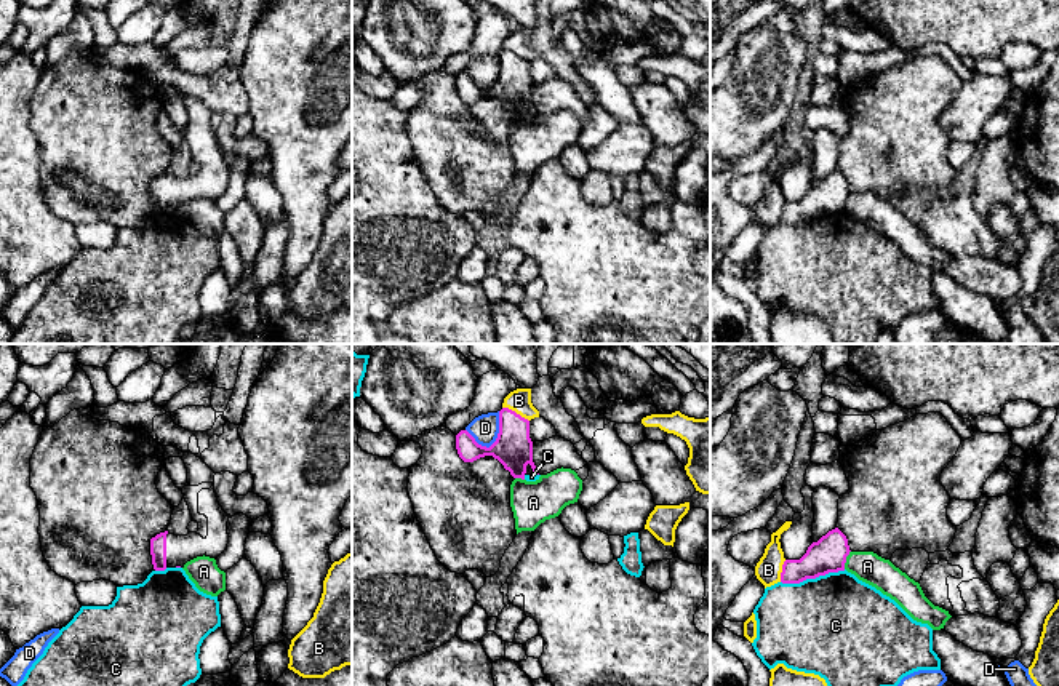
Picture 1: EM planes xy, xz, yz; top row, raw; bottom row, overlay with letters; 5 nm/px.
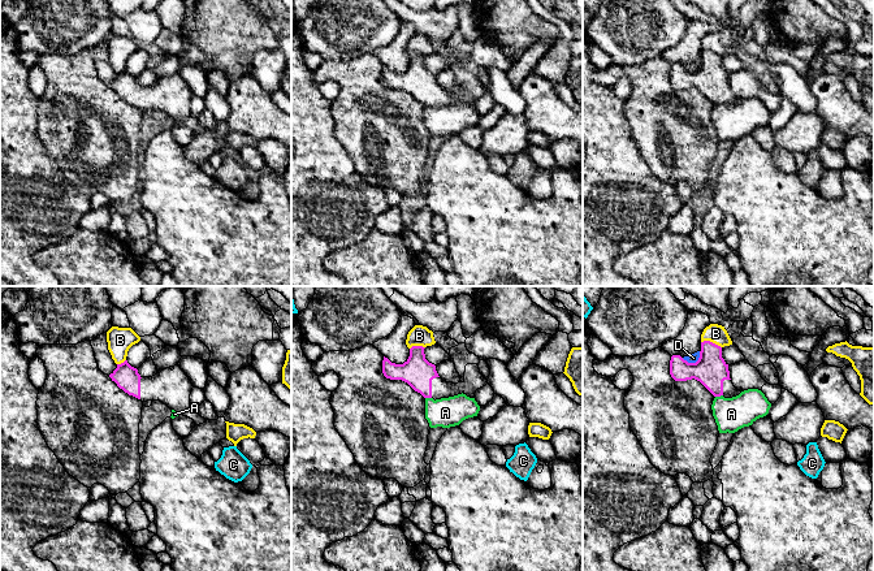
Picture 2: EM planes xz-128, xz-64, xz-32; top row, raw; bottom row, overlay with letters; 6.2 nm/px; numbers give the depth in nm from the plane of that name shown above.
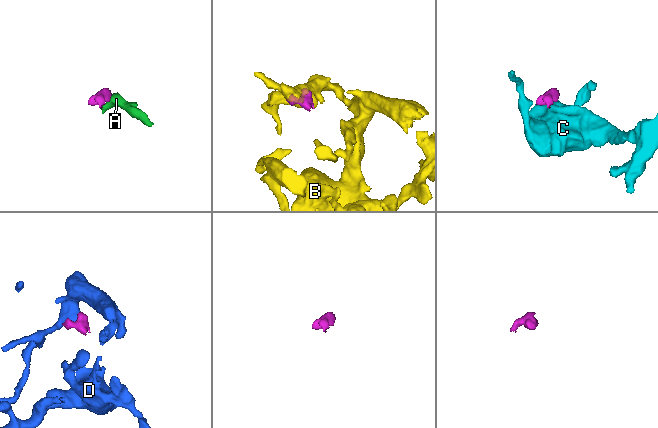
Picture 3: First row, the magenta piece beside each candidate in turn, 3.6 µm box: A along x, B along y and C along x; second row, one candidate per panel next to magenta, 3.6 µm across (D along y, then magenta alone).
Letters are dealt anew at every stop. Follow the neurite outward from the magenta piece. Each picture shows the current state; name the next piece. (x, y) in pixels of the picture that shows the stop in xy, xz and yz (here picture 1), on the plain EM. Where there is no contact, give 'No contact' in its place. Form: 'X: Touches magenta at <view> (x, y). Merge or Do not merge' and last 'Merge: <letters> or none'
A: Touches magenta at yz (845, 202). Do not merge
B: Touches magenta at xz (514, 53). Do not merge
C: Touches magenta at yz (813, 219). Do not merge
D: Touches magenta at xz (498, 75). Do not merge
Merge: none

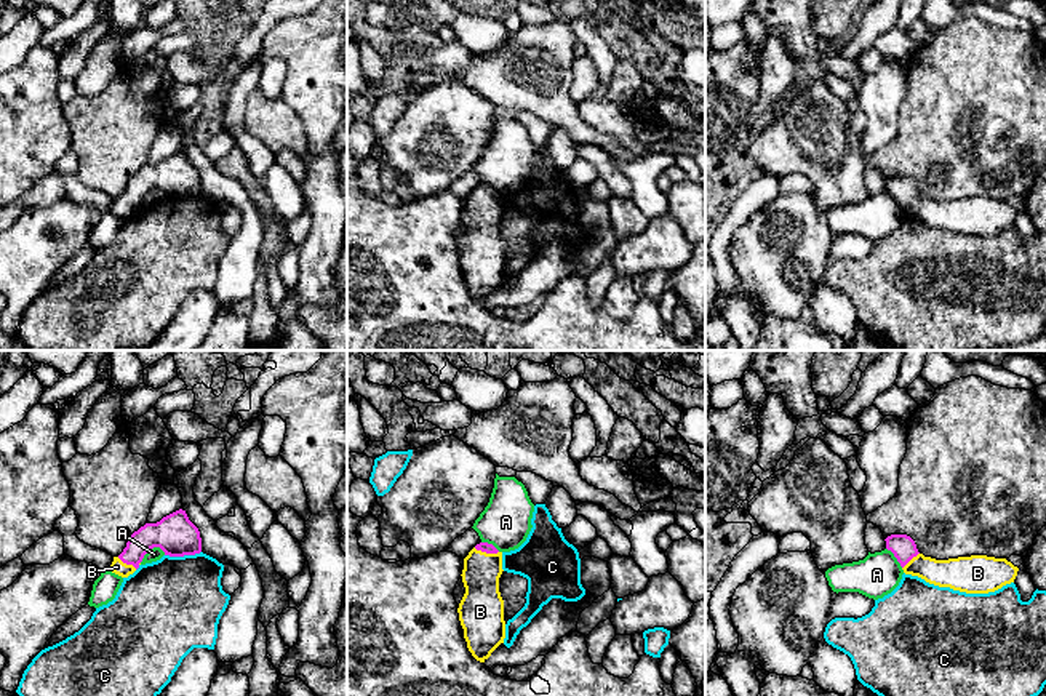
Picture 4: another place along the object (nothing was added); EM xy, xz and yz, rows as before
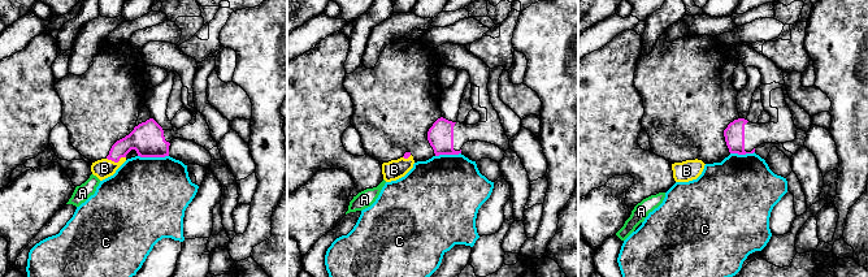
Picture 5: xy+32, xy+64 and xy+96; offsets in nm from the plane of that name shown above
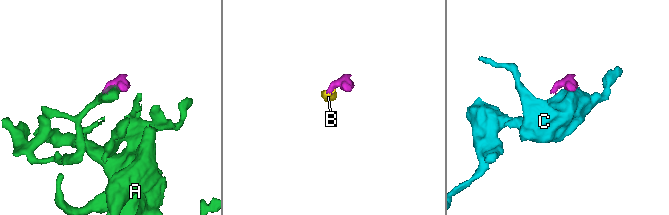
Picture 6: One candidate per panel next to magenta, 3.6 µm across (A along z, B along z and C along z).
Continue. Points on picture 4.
A: Touches magenta at xy (151, 189). Do not merge
B: Touches magenta at xz (487, 194). Merge
C: Touches magenta at xy (183, 197). Do not merge
Merge: B

